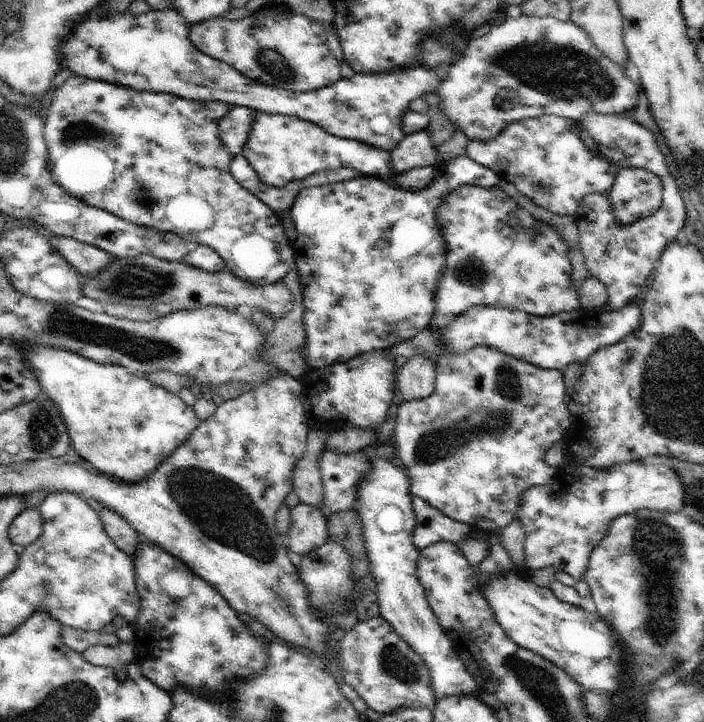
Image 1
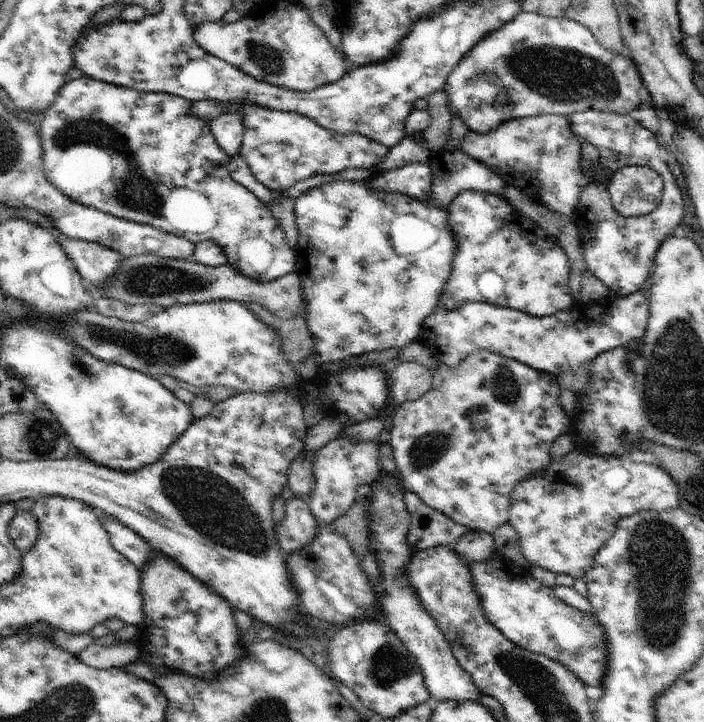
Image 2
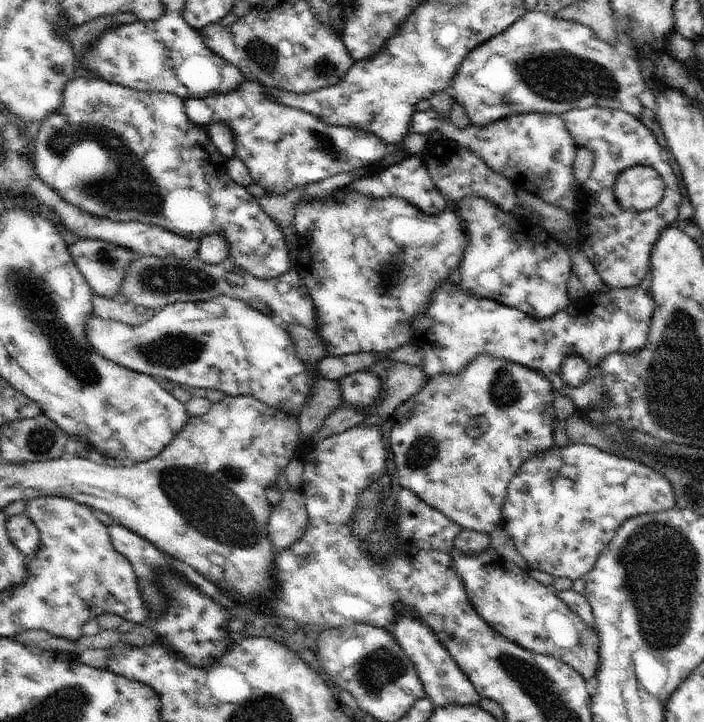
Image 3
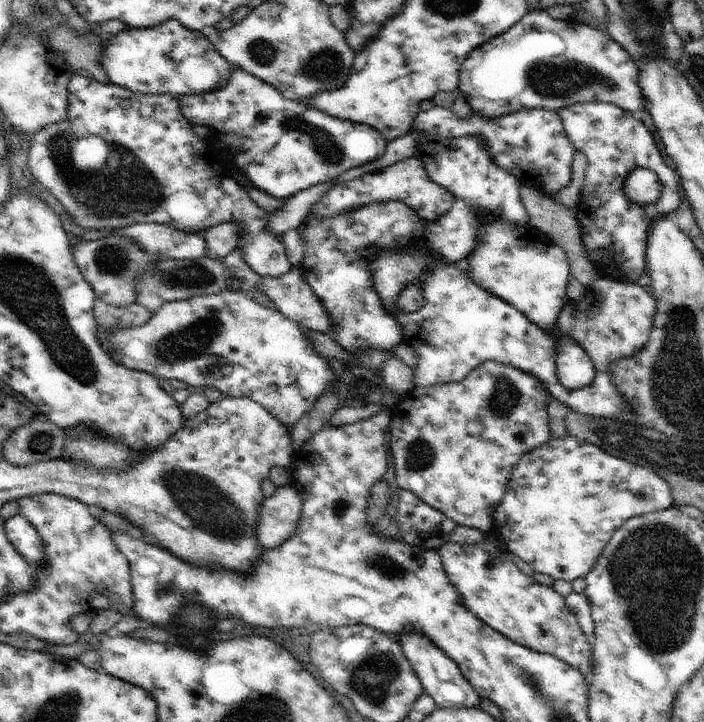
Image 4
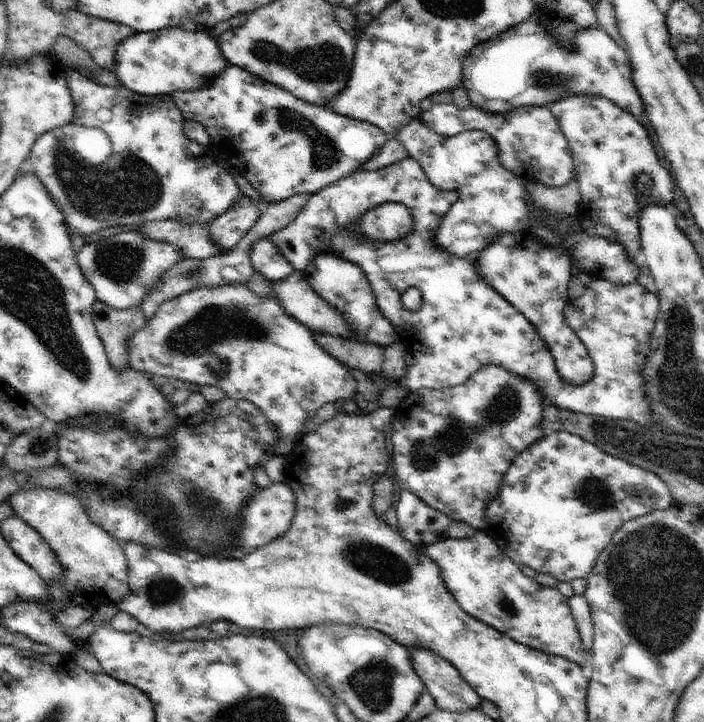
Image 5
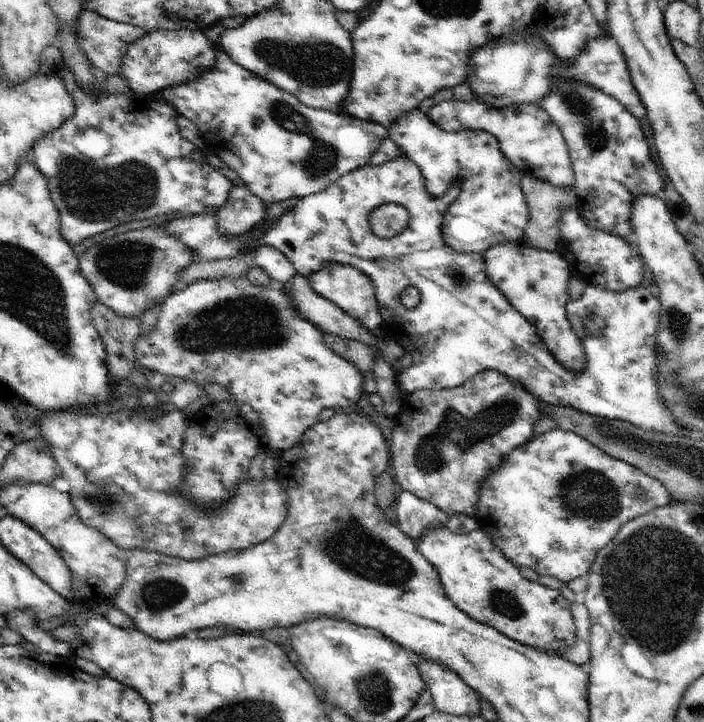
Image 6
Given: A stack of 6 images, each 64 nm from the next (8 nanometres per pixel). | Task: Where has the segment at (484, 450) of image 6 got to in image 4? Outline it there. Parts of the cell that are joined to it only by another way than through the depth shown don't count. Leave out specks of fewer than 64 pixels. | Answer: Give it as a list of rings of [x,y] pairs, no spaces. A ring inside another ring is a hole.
[[[494,360],[478,364],[460,382],[432,384],[410,390],[390,410],[390,448],[394,458],[396,484],[443,512],[456,524],[476,528],[488,535],[494,526],[492,512],[496,512],[500,506],[506,483],[518,460],[523,454],[548,444],[552,438],[546,410],[550,400],[550,392],[537,376]]]

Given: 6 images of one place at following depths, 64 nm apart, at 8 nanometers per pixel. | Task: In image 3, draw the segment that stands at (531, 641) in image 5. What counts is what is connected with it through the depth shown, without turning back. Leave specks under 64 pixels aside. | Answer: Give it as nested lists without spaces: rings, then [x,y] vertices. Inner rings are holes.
[[[455,547],[449,554],[452,556],[452,568],[460,576],[472,606],[486,624],[526,650],[556,657],[584,680],[596,678],[600,666],[598,632],[584,624],[584,620],[556,596],[552,587],[538,582],[492,547],[478,556],[464,554]]]

